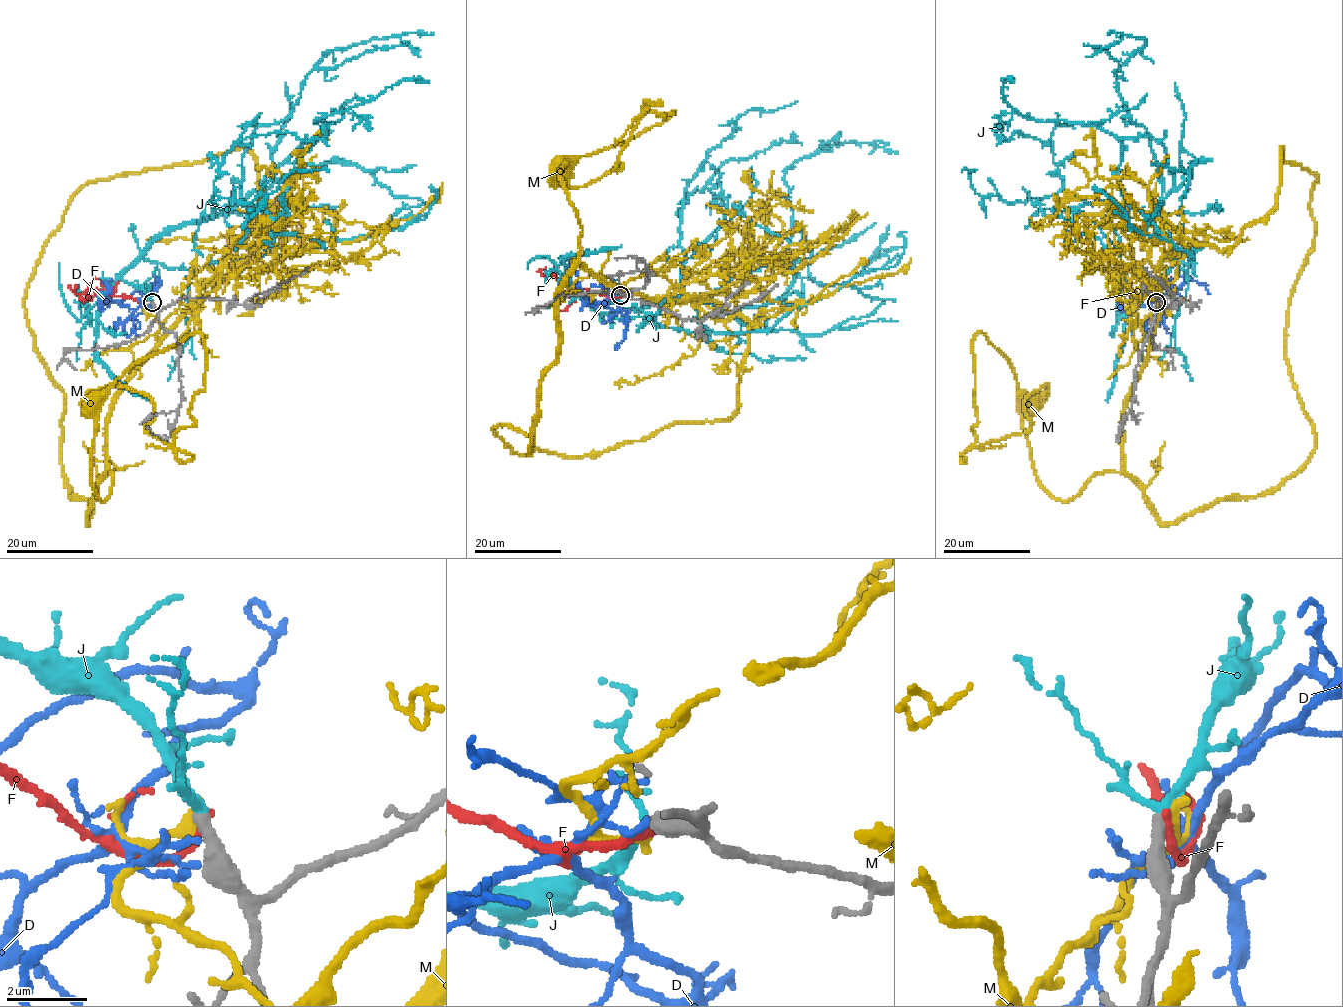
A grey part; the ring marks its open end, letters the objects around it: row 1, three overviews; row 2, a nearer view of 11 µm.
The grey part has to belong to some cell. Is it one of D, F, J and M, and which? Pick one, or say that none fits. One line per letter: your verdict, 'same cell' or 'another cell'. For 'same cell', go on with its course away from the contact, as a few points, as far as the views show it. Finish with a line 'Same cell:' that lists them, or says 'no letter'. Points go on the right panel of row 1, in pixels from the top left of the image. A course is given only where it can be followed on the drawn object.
D: another cell
F: another cell
J: same cell | via (1155, 302), (1172, 264), (1165, 147), (1022, 116), (1004, 99), (1013, 81)
M: another cell
Same cell: J

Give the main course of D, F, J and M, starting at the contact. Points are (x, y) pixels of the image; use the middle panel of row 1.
D: (621, 294), (613, 300), (625, 313), (592, 302), (582, 294), (569, 262)
F: (621, 295), (609, 298), (599, 292), (568, 289), (552, 274), (547, 278), (540, 273), (545, 266)
J: (621, 294), (591, 305), (710, 300), (735, 313), (778, 300), (792, 281), (784, 174), (838, 143), (898, 153)
M: (621, 295), (612, 291), (629, 280), (615, 288), (575, 262), (581, 225), (560, 180), (564, 162), (560, 168)

